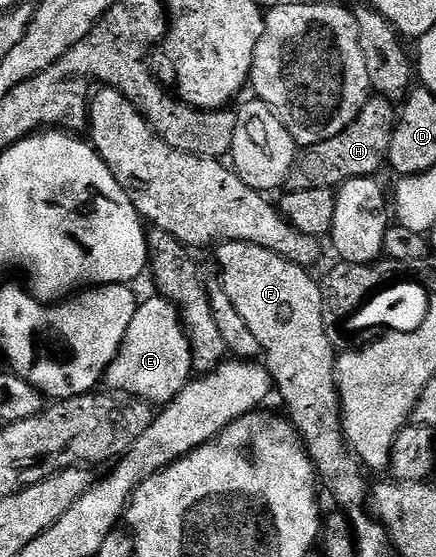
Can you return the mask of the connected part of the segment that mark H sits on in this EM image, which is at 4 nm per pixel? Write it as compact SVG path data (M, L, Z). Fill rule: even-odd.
M371 97L354 123L344 128L340 136L332 136L332 140L307 146L299 153L290 173L289 189L337 188L353 178L375 177L379 173L377 170L387 165L395 121L395 103L389 98Z

